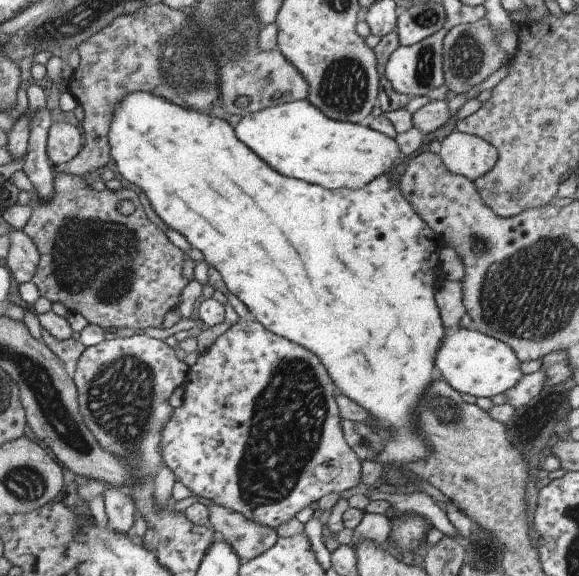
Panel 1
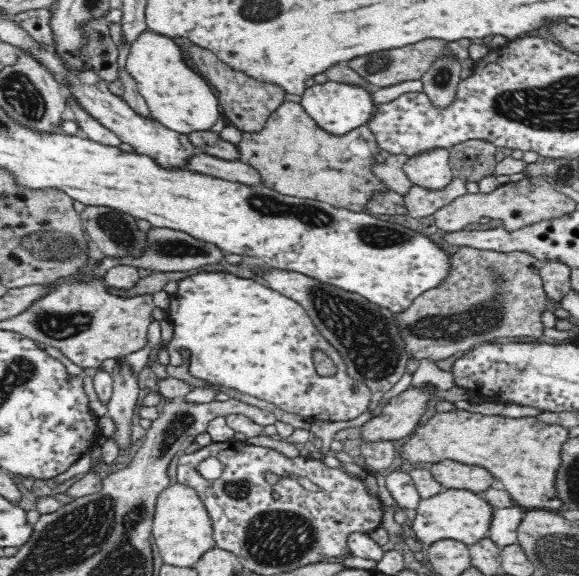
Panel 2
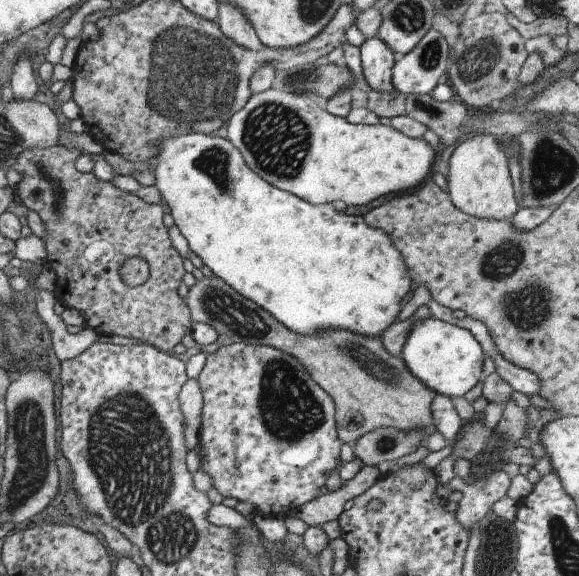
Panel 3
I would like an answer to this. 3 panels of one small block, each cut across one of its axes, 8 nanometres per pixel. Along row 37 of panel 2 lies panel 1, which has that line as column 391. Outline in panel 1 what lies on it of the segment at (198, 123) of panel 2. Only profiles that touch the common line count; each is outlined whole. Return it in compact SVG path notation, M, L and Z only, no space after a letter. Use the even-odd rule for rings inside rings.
M306 98L245 114L233 130L237 140L275 172L327 190L359 190L377 176L391 173L403 157L391 136L369 128L366 123L327 118Z

